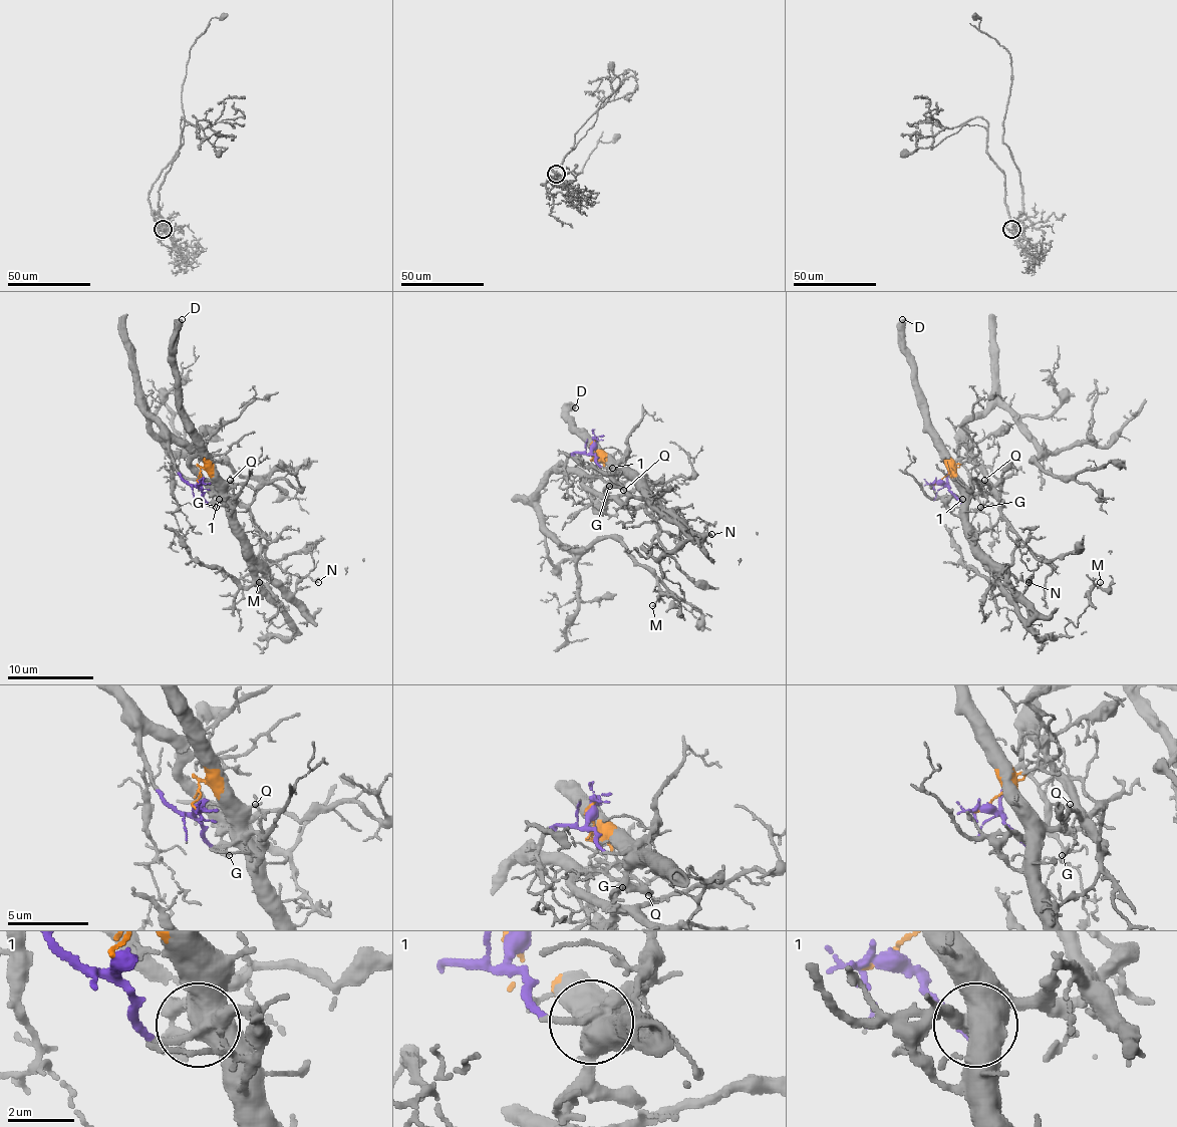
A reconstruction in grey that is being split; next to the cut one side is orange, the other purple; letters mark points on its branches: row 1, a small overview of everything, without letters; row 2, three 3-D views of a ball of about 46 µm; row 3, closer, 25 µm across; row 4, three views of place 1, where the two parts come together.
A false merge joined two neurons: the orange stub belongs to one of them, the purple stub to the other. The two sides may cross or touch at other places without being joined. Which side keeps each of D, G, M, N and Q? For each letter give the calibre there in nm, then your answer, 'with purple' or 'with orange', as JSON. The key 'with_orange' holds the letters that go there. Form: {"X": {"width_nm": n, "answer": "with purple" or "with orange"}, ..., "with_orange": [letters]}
{"D": {"width_nm": 550, "answer": "with orange"}, "G": {"width_nm": 200, "answer": "with orange"}, "M": {"width_nm": 130, "answer": "with orange"}, "N": {"width_nm": 160, "answer": "with orange"}, "Q": {"width_nm": 130, "answer": "with orange"}, "with_orange": ["D", "G", "M", "N", "Q"]}

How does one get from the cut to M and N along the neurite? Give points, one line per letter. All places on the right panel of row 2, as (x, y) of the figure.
M: (938, 482), (951, 469), (981, 566), (1034, 633), (1077, 627), (1101, 581)
N: (938, 482), (951, 469), (962, 493), (966, 534), (1018, 592), (1024, 590), (1030, 581)

